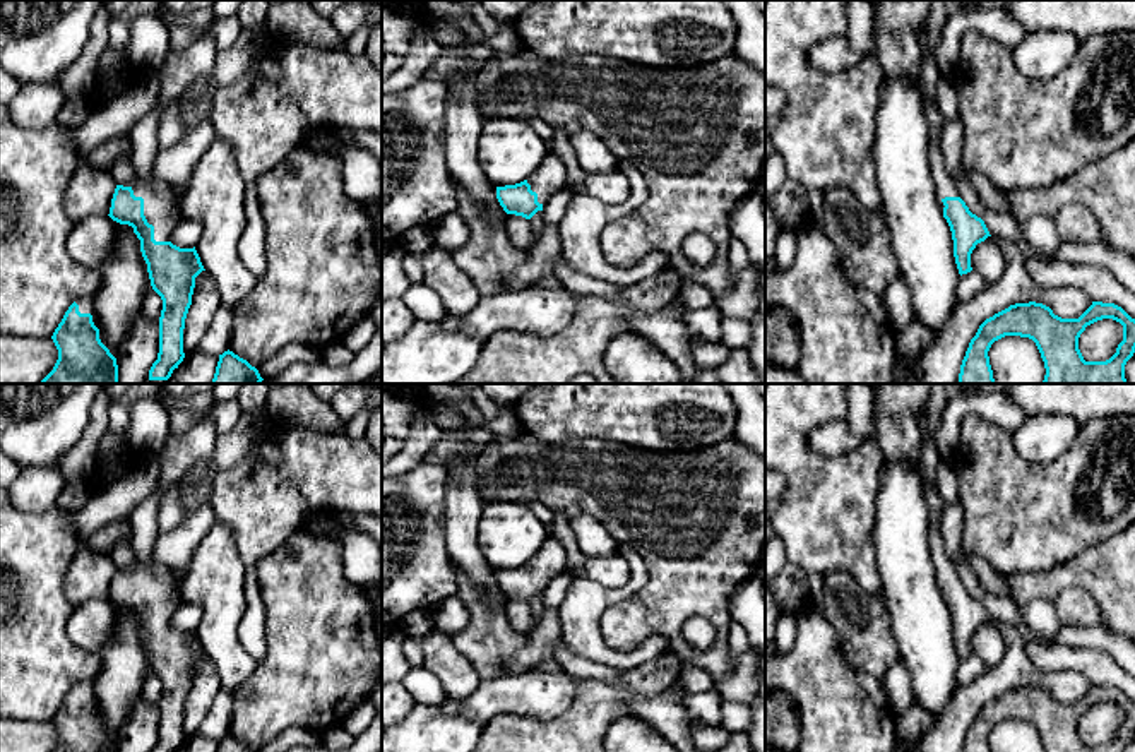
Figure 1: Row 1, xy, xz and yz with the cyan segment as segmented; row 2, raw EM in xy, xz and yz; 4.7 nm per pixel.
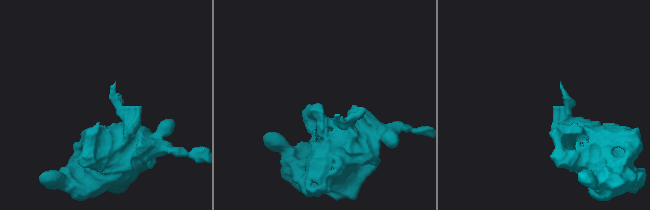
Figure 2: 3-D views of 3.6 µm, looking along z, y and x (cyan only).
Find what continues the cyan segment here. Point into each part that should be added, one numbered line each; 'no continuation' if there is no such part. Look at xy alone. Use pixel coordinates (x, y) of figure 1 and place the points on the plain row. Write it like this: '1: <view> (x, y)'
1: xy (160, 595)
2: xy (86, 687)

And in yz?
1: yz (944, 566)

